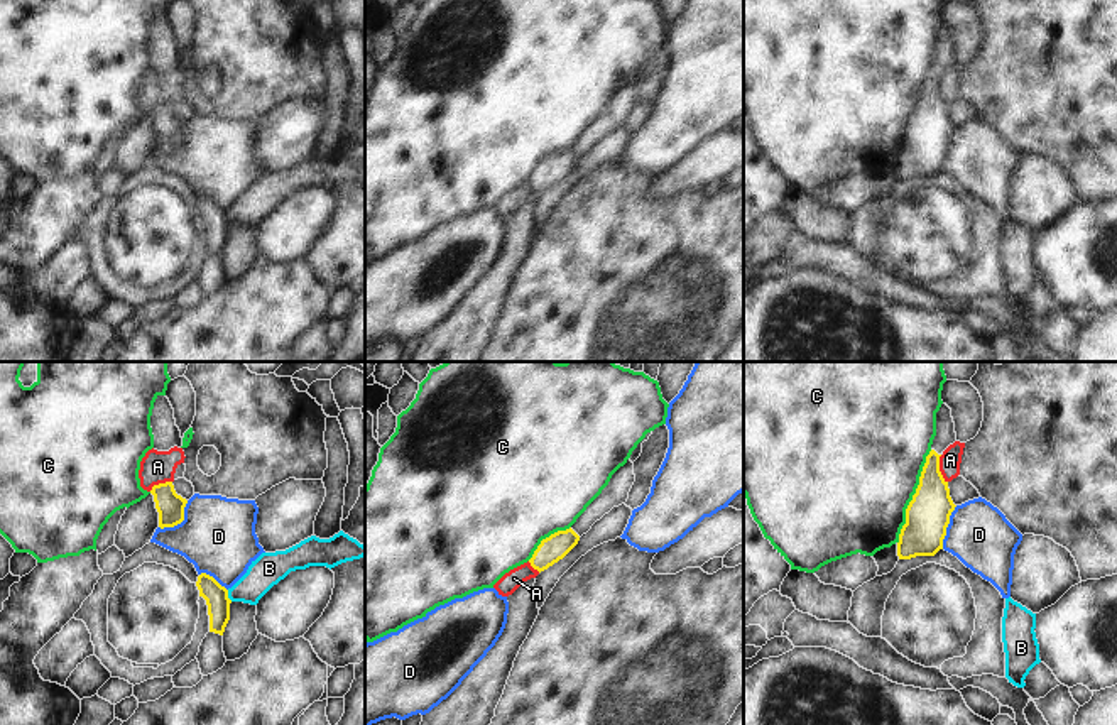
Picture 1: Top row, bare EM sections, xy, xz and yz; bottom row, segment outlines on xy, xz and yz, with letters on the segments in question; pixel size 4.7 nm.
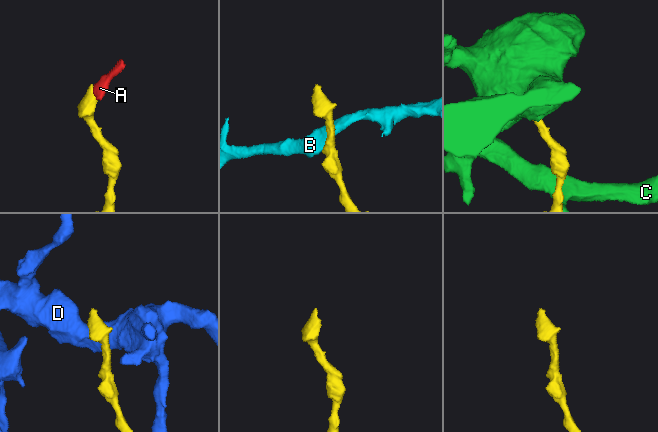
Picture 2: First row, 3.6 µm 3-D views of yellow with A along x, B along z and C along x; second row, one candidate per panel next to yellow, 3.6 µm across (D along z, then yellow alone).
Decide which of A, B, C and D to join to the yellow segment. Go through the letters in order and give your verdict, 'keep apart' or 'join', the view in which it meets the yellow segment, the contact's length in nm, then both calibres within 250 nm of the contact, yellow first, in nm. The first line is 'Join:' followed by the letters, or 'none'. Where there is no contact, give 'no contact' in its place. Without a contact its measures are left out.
Join: none
A: keep apart; meets yellow in yz; contact 140 nm long; 200 nm thick on the yellow side, 100 nm on the other
B: keep apart; meets yellow in xy; contact 60 nm long; 110 nm thick on the yellow side, 160 nm on the other
C: keep apart; meets yellow in yz; contact 480 nm long; 200 nm thick on the yellow side, 480 nm on the other
D: keep apart; meets yellow in xy; contact 190 nm long; 130 nm thick on the yellow side, 360 nm on the other

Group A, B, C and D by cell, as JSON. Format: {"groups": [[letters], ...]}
{"groups": [["A"], ["B"], ["C"], ["D"]]}

